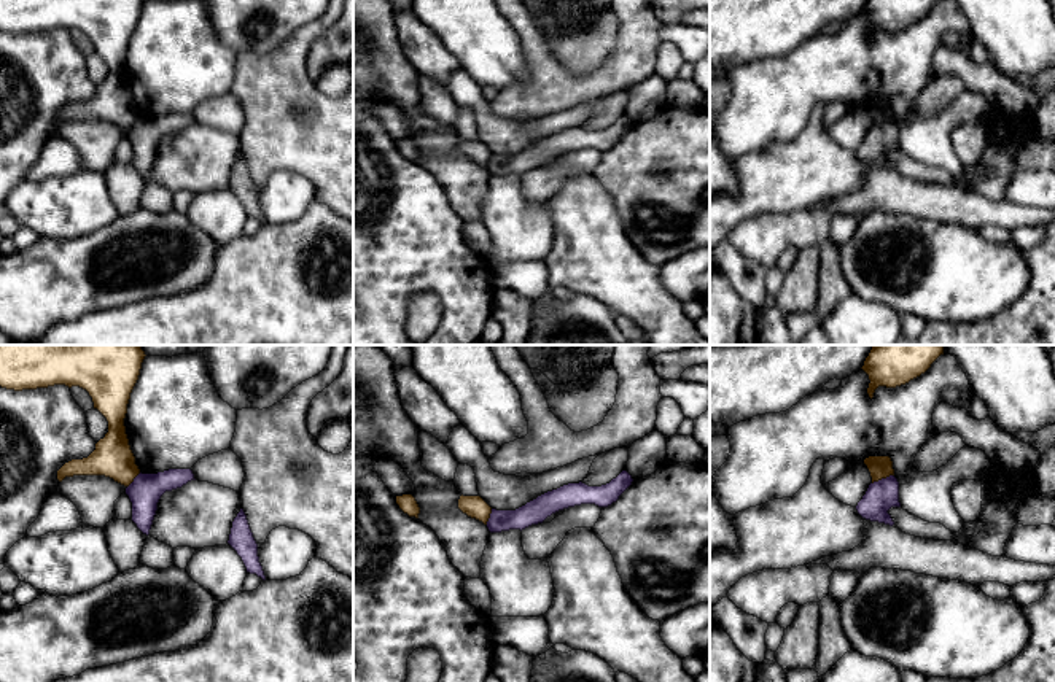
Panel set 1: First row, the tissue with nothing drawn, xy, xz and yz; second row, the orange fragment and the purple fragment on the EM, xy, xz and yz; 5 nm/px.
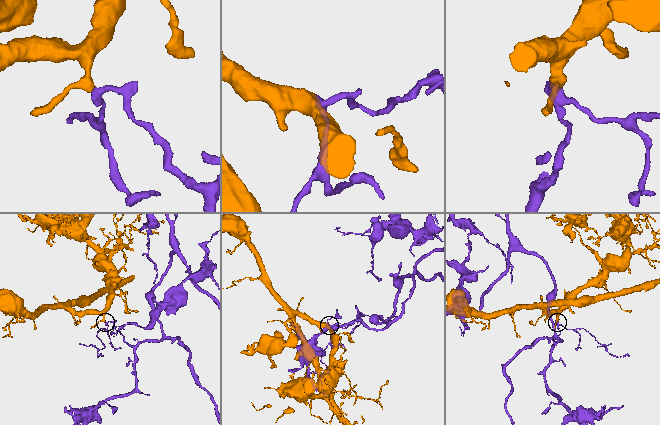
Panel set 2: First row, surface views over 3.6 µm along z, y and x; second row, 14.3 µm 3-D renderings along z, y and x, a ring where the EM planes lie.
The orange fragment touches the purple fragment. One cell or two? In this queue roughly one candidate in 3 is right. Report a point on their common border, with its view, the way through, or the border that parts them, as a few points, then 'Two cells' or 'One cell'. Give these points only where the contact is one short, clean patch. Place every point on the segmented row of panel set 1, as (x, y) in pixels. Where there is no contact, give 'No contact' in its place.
Touches orange at yz (882, 477). Boundary: yz (893, 474), (872, 484). Two cells

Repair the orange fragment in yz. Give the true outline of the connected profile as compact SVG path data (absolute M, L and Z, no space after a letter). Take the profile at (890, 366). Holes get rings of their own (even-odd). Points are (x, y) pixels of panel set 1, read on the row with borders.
M874 345L861 367L870 380L869 397L874 397L878 386L896 388L920 377L940 355L944 355L944 345Z

